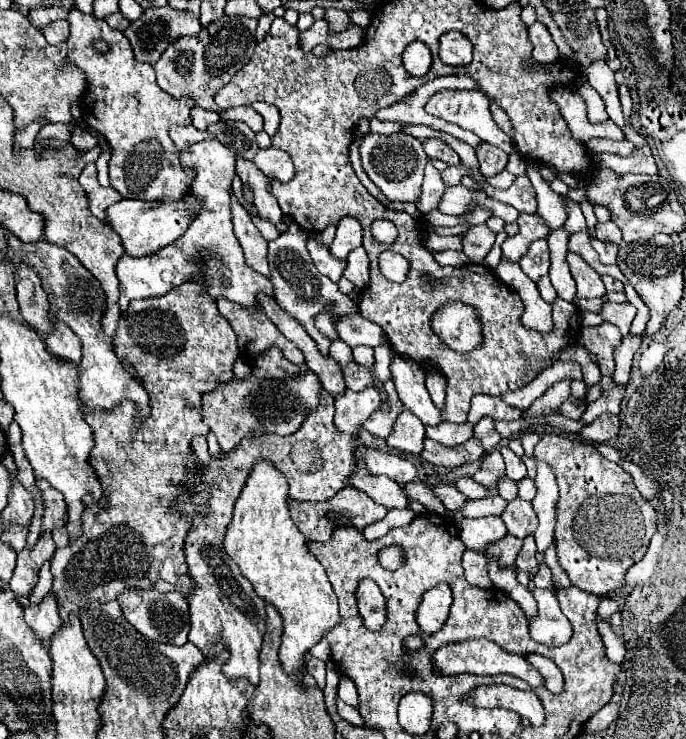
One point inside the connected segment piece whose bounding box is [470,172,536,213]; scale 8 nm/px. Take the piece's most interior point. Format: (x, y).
(521, 195)

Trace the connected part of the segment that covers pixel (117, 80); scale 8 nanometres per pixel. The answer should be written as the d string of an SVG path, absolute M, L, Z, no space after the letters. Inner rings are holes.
M70 9L68 15L70 37L66 63L84 69L86 87L80 99L82 115L88 127L96 129L112 147L110 183L128 199L140 201L176 201L182 199L192 183L192 171L180 167L180 149L170 139L170 125L188 125L192 99L174 99L158 87L152 65L138 63L134 59L128 39L108 27L106 21L94 19ZM106 41L108 51L100 53L94 43Z

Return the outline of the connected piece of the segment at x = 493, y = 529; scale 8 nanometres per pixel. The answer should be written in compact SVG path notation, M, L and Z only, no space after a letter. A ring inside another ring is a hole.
M480 517L464 519L460 525L460 539L468 549L484 551L492 541L498 541L506 535L506 527L500 517Z

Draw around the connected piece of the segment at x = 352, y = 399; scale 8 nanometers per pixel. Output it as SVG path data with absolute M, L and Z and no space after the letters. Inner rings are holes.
M368 387L360 393L344 391L334 397L336 415L334 425L340 433L358 435L362 429L362 423L380 407L380 393L376 387Z

